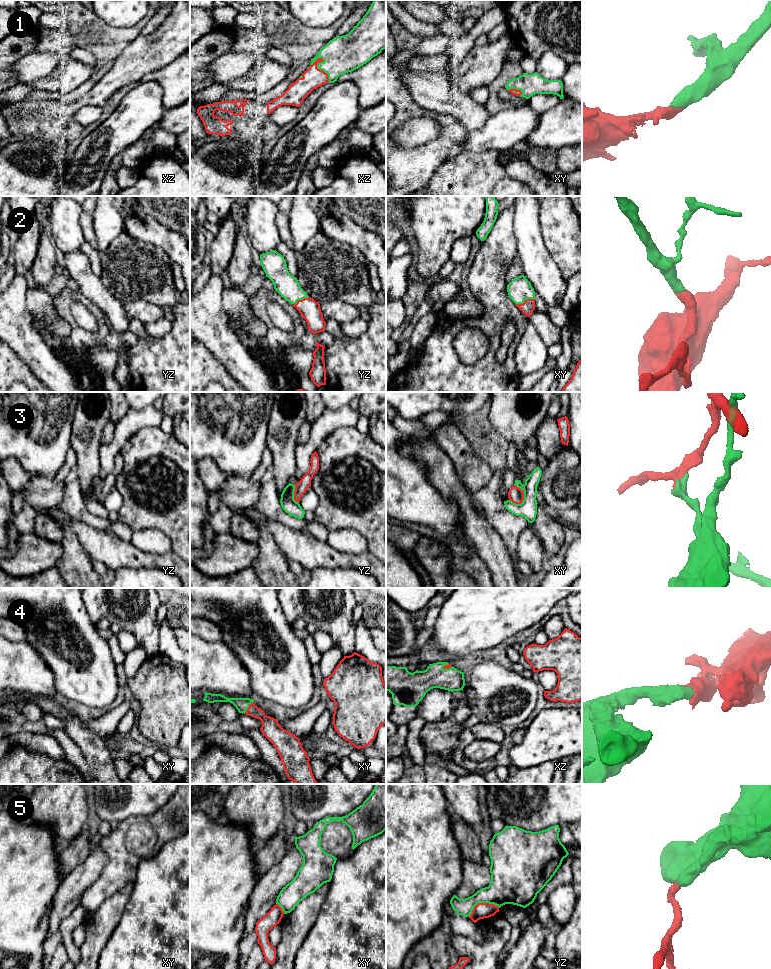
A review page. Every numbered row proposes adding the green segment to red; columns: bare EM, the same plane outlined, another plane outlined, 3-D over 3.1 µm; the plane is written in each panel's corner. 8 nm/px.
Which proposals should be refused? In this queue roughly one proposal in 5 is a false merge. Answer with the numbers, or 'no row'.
3, 5

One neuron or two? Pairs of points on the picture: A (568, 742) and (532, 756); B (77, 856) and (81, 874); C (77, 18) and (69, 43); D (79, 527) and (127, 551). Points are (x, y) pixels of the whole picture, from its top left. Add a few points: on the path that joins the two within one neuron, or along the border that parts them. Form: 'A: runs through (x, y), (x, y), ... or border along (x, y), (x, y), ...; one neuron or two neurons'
A: runs through (559, 742), (549, 742), (540, 747); one neuron
B: border along (90, 853), (81, 863), (62, 877); two neurons
C: border along (66, 32), (73, 38), (77, 46); two neurons
D: runs through (91, 539), (97, 544), (115, 551); one neuron

